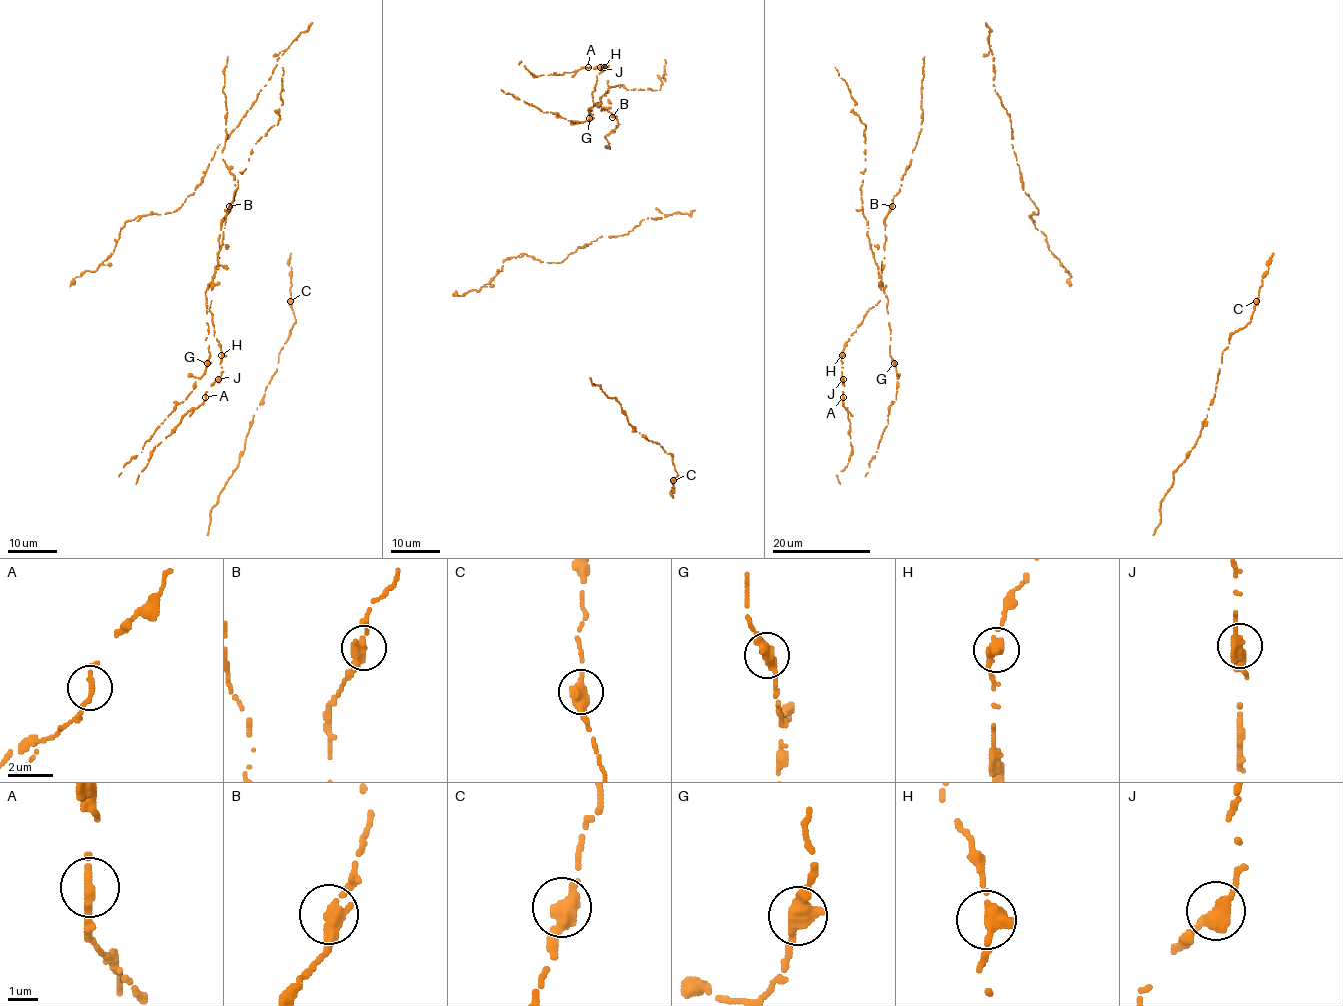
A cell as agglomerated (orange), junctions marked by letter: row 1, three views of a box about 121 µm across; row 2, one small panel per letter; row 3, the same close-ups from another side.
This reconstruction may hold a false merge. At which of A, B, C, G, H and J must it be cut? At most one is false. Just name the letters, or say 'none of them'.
none of them

